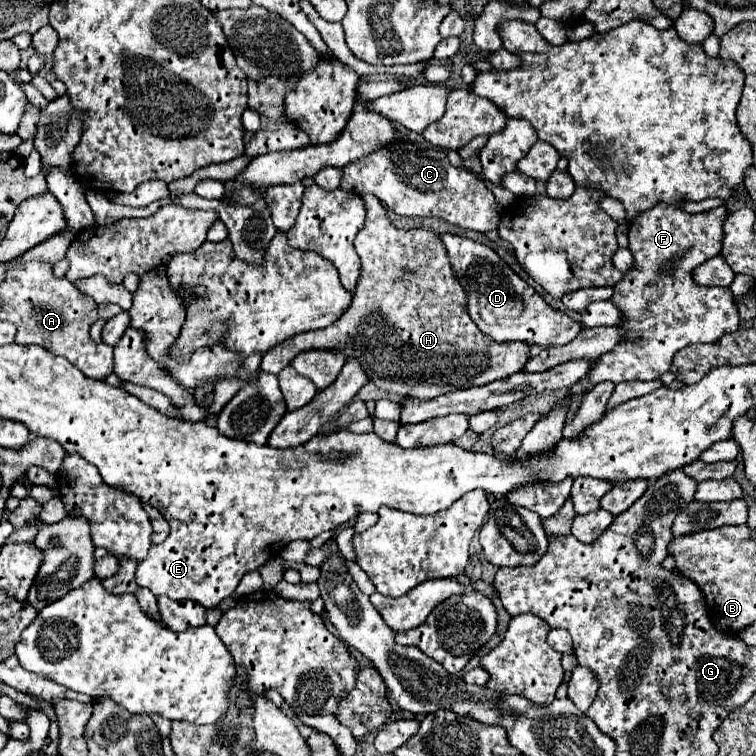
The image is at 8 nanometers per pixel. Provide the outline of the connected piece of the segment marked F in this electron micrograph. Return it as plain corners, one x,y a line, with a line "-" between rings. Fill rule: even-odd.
657,204
649,212
639,214
633,224
629,226
629,250
633,252
633,266
631,272
625,272
621,282
615,284
613,304
621,310
623,320
617,324
625,330
625,340
619,342
613,350
605,352
601,358
597,358
589,370
589,374
583,378
583,382
577,382
569,388
569,394
581,394
597,386
599,382
625,382
625,380
657,380
663,372
671,368
671,360
675,352
689,344
699,342
717,342
717,338
735,332
739,328
739,312
733,304
733,294
729,288
703,288
693,282
691,272
695,266
703,264
705,260
717,256
721,252
723,242
723,222
727,218
727,208
719,206
707,212
689,214
681,208

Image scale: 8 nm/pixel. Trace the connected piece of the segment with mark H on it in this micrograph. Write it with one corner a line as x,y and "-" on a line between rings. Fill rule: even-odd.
361,194
365,206
367,206
367,218
365,218
365,226
363,230
355,236
355,250
361,258
361,276
357,280
357,286
355,286
355,296
353,296
353,304
351,308
343,314
341,320
333,322
331,326
323,328
323,330
315,330
315,332
305,332
305,334
297,334
293,338
289,338
289,342
283,342
281,346
273,346
273,352
265,354
263,360
261,360
261,354
251,354
249,358
245,358
245,364
243,364
243,370
241,374
245,372
255,372
261,364
261,370
263,372
273,372
273,374
279,374
289,362
293,356
297,356
297,352
303,352
303,350
313,350
313,348
321,348
321,350
341,350
345,356
353,356
361,362
363,370
367,372
369,380
375,382
375,386
379,386
381,390
389,392
389,394
395,394
395,396
415,396
415,398
421,398
421,400
429,400
429,398
435,398
439,394
445,394
445,392
453,392
453,390
459,390
459,388
469,388
469,386
483,386
483,384
489,384
493,380
503,380
505,376
511,376
513,372
521,372
525,362
529,360
529,344
525,342
505,342
505,344
499,344
495,340
491,340
489,336
485,336
477,326
475,322
469,318
469,312
467,312
467,294
465,290
461,288
461,284
457,282
451,266
449,266
449,256
445,254
445,246
441,242
441,238
435,234
435,232
429,232
429,230
397,230
389,216
387,216
387,210
385,206
381,204
381,200
373,194

